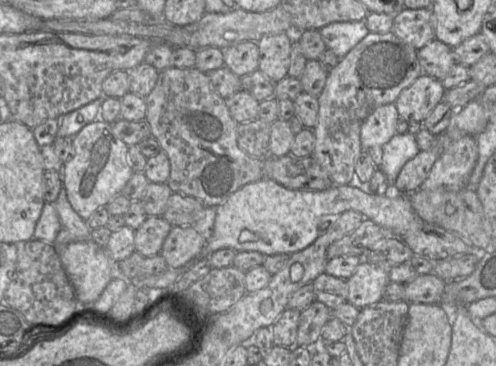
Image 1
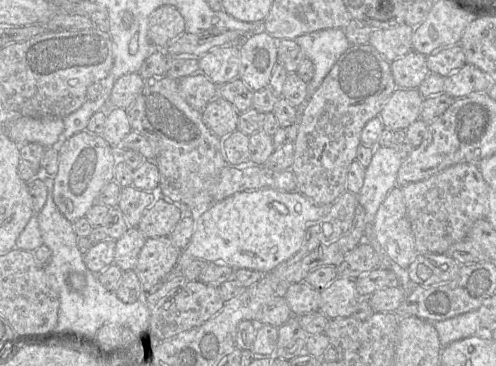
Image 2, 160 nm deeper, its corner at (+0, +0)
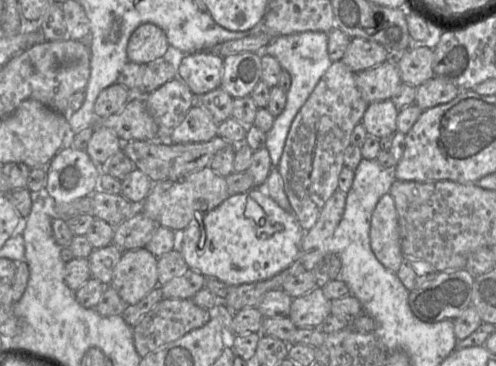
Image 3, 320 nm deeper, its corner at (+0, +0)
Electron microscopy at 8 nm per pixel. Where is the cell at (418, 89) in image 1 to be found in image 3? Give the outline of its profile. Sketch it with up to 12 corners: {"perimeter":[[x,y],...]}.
{"perimeter":[[390,99],[369,103],[361,124],[368,135],[397,132]]}

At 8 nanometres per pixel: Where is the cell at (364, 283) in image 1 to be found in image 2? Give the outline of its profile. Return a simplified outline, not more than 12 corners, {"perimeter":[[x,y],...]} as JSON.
{"perimeter":[[338,277],[321,290],[319,311],[349,317],[361,299],[355,279]]}

